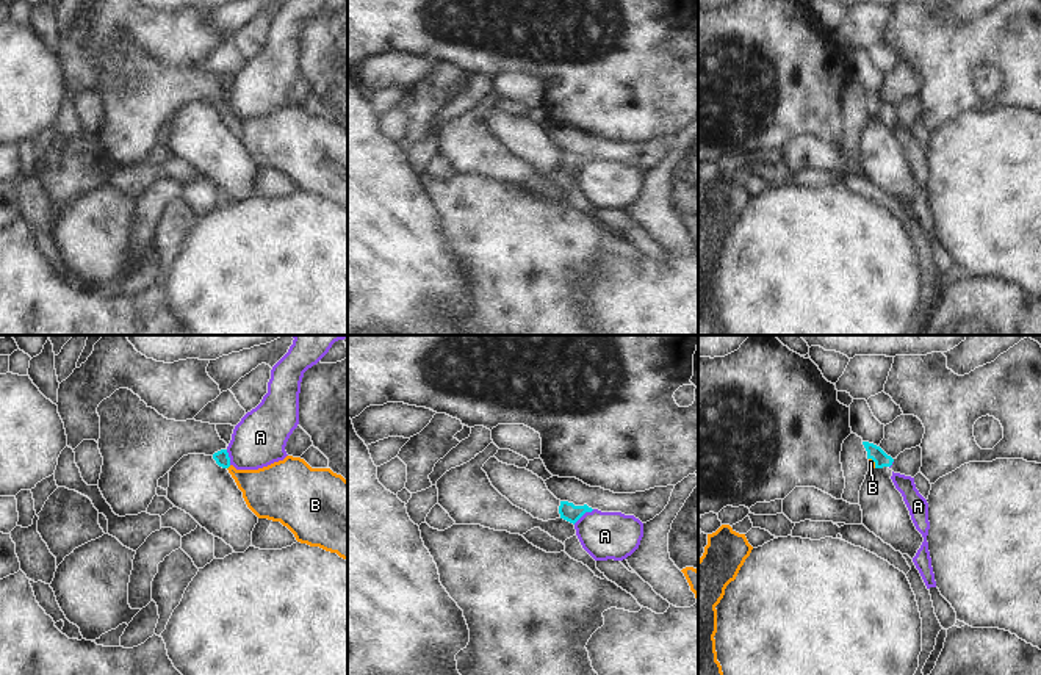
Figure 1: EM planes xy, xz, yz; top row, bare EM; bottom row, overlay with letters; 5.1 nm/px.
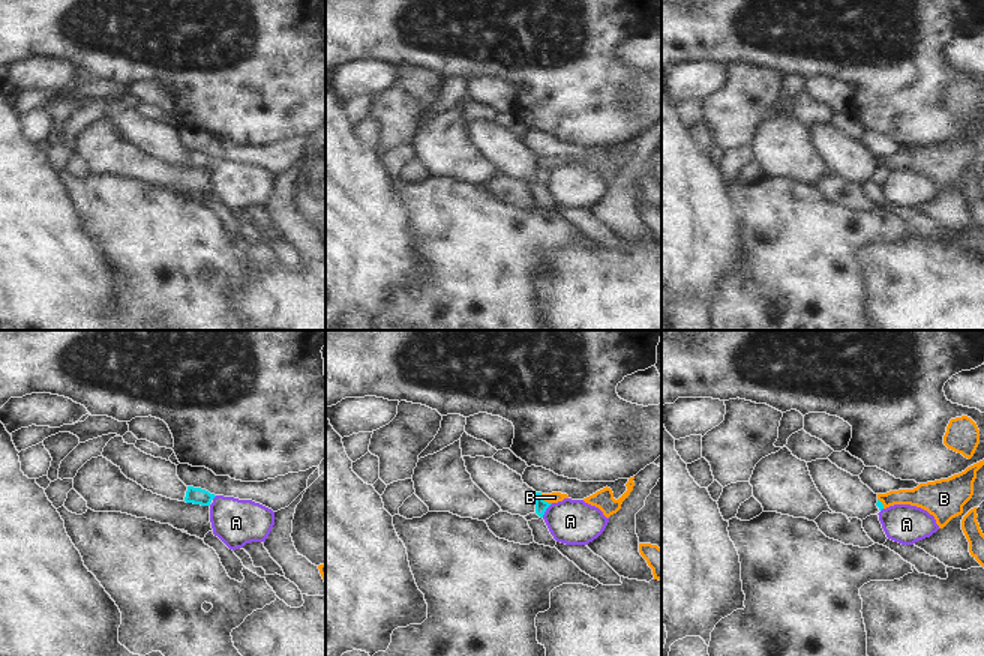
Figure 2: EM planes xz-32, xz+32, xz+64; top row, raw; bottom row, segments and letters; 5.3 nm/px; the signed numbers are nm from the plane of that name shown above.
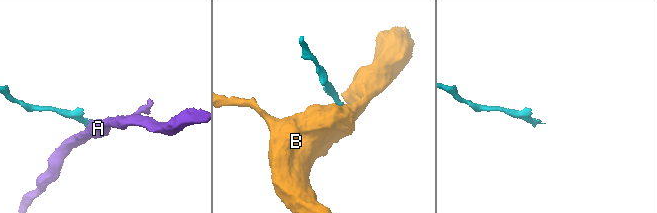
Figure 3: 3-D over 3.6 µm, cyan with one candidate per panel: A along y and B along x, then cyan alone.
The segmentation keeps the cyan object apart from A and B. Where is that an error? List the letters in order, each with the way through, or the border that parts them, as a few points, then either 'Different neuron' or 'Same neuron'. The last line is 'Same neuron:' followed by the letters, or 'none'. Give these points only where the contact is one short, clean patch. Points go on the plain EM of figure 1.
A: Boundary: xz (594, 158), (583, 163), (573, 173). Different neuron
B: Path across: yz (875, 102), (874, 110), (871, 111). Same neuron
Same neuron: B

